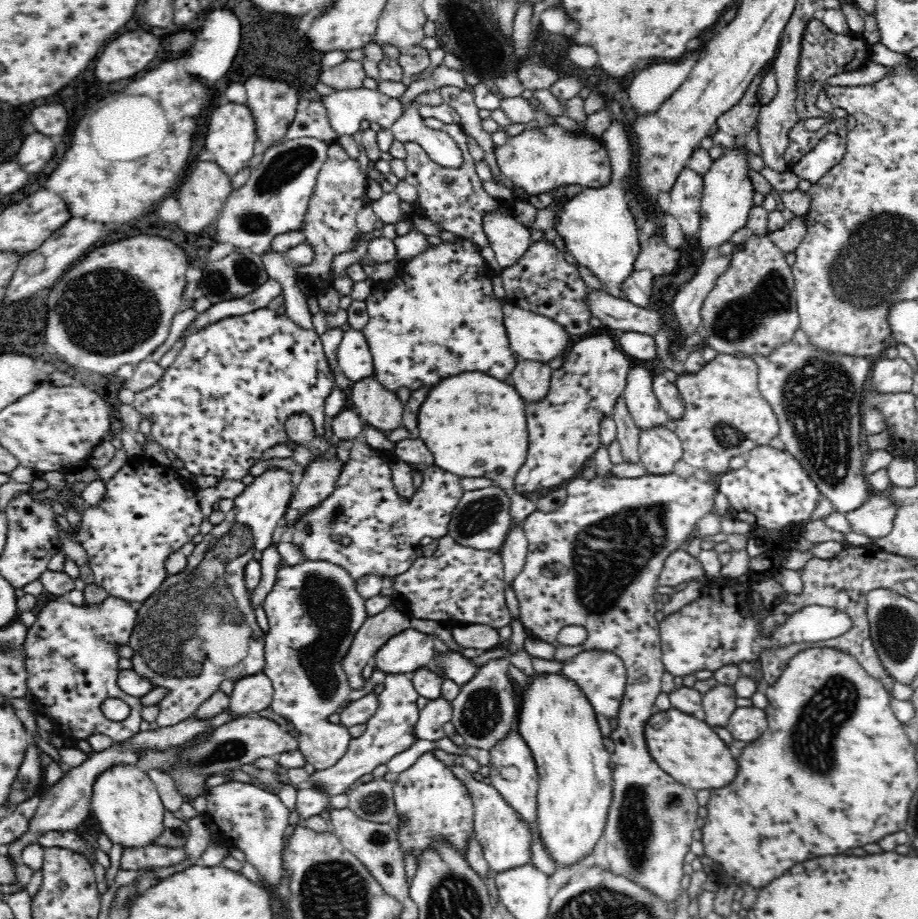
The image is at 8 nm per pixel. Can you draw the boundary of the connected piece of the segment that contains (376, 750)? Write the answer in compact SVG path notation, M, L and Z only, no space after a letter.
M386 673L383 683L385 689L377 696L378 708L373 718L367 723L367 731L350 741L342 760L338 760L332 768L314 771L304 784L297 786L299 790L302 790L302 786L313 788L317 792L327 794L329 798L334 798L338 794L346 794L346 790L353 788L358 778L374 772L380 764L386 764L396 754L408 750L414 744L416 740L412 731L419 720L420 711L416 704L419 694L413 687L412 673Z

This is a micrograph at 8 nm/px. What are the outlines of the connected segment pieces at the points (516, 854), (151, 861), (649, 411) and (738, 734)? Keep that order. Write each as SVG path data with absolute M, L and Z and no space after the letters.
M452 765L449 769L458 777L470 791L474 803L475 839L482 847L483 856L494 874L518 868L530 862L530 833L527 824L522 822L513 808L498 794L492 785L476 781L464 765Z
M128 846L124 847L119 869L129 871L145 871L156 866L172 866L186 858L184 848L168 848L167 846Z
M634 365L630 371L628 385L625 387L623 395L637 427L641 431L671 427L670 415L660 406L653 393L652 377L649 371Z
M737 708L730 716L728 732L735 740L751 743L767 732L768 724L765 711L755 708Z

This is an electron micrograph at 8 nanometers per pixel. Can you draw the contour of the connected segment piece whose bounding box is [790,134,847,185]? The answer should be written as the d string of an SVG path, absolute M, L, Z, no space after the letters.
M828 134L808 152L790 171L802 180L816 184L822 176L839 164L846 155L846 138L838 134Z

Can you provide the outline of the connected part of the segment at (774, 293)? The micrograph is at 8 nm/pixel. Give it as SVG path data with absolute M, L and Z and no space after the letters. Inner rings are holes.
M753 234L745 248L736 252L728 272L724 272L704 304L702 323L698 330L704 344L722 355L738 353L767 355L775 346L793 338L799 326L796 283L786 253L768 236Z

